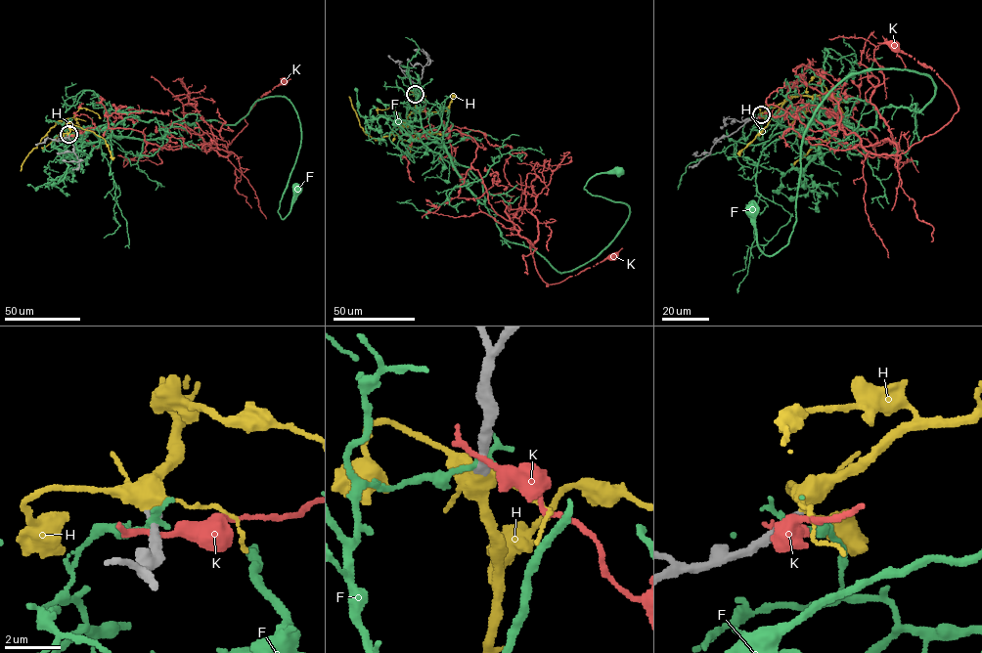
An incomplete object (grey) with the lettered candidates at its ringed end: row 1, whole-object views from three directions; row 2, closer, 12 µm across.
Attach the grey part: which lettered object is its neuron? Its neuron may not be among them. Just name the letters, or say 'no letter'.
H

